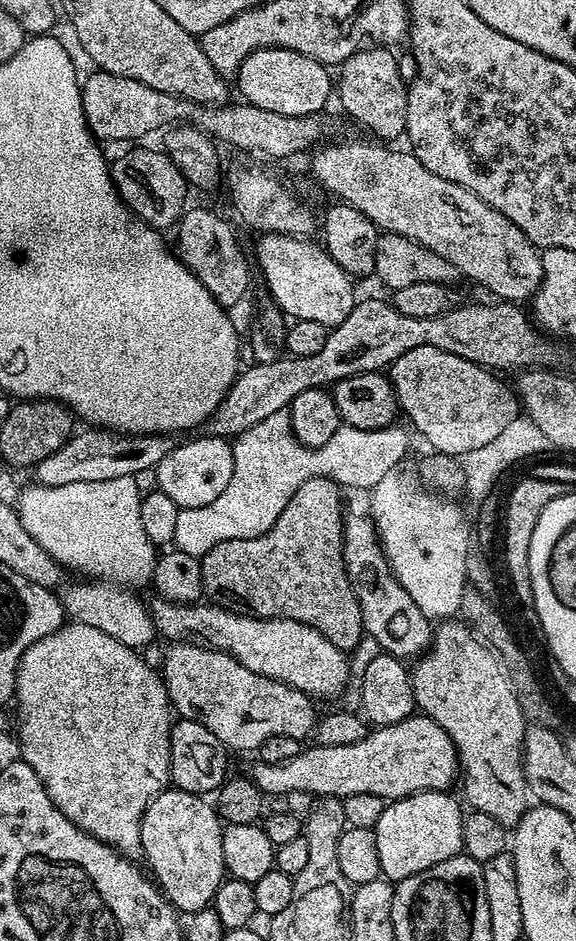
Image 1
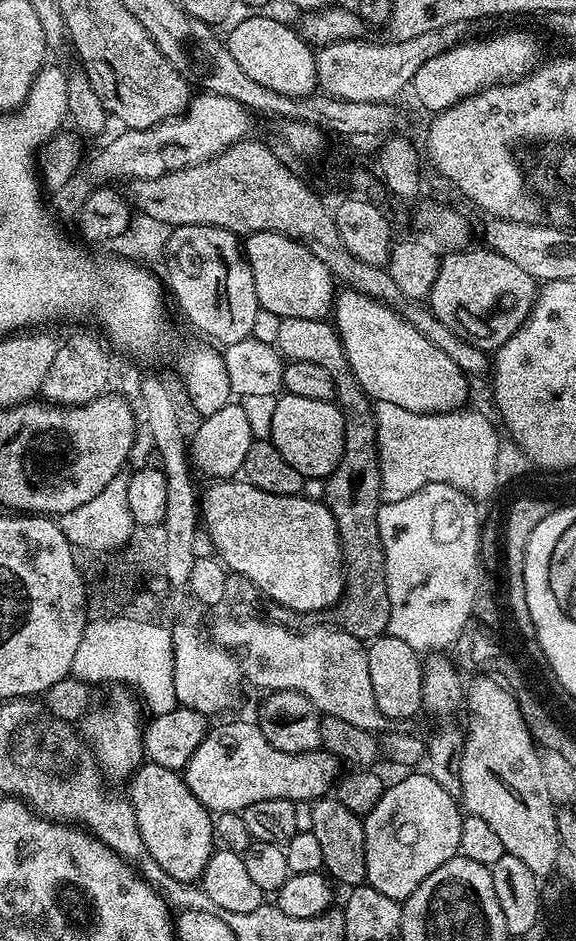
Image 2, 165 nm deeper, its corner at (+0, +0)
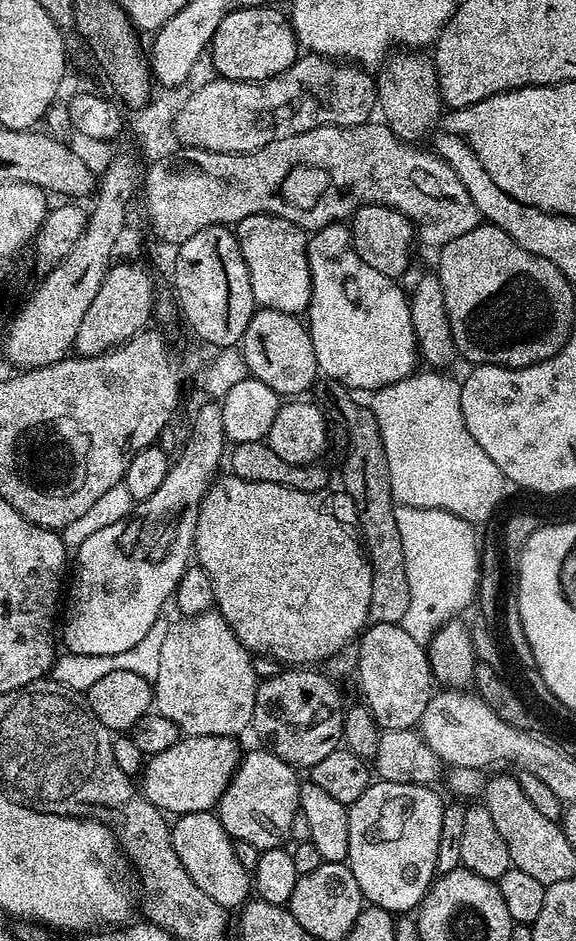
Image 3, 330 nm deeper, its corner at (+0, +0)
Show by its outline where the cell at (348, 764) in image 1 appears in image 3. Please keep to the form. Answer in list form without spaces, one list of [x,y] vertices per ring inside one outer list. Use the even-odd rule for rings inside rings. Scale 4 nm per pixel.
[[[184,736],[170,750],[147,757],[138,780],[143,796],[168,814],[211,812],[219,805],[226,786],[240,766],[242,748],[230,736]]]

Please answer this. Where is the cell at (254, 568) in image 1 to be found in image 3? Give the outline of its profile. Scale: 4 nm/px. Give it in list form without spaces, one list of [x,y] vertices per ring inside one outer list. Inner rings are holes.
[[[317,379],[314,388],[315,391],[320,391],[322,399],[336,404],[345,426],[348,427],[348,453],[344,456],[344,488],[356,507],[357,518],[360,519],[359,535],[364,535],[372,547],[372,601],[369,621],[374,624],[400,624],[403,615],[409,609],[410,589],[406,580],[402,539],[395,521],[398,505],[392,500],[390,470],[387,468],[386,450],[380,437],[377,416],[372,413],[371,407],[364,405],[363,408],[355,400],[357,397],[337,380]]]

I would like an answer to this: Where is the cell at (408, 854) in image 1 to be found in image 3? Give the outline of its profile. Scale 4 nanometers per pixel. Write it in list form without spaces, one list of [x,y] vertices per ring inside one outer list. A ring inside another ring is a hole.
[[[377,779],[348,809],[350,818],[350,850],[348,869],[358,878],[365,901],[373,908],[381,908],[393,914],[408,914],[419,909],[420,903],[436,879],[438,842],[442,835],[442,814],[445,801],[440,800],[435,787],[427,784],[399,784]]]

